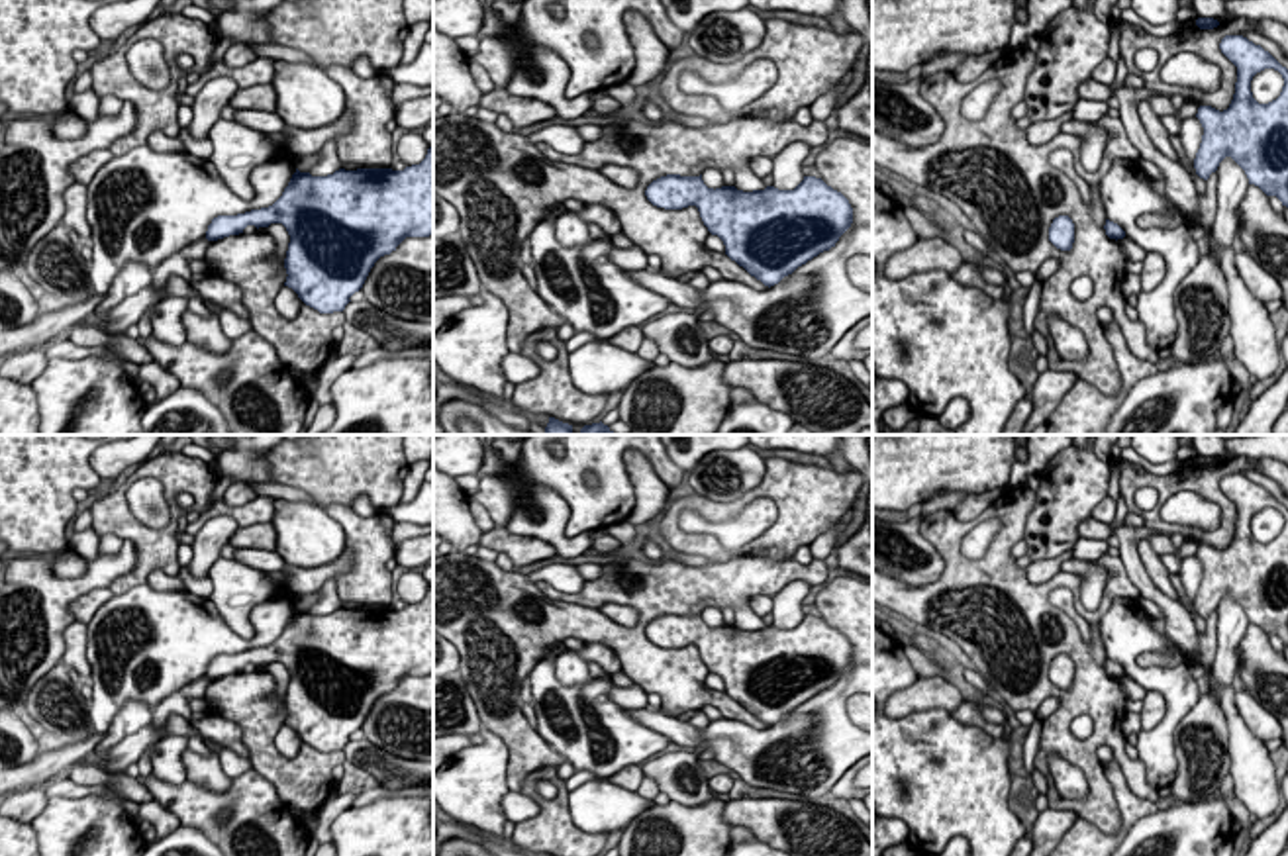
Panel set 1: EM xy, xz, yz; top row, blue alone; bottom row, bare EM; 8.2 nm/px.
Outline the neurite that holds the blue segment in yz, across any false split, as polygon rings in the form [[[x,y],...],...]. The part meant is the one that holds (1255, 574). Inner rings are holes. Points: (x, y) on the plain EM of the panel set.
[[[1225,474],[1219,488],[1237,505],[1235,533],[1223,550],[1198,547],[1204,574],[1194,597],[1196,613],[1208,619],[1219,601],[1231,595],[1249,623],[1288,646],[1288,507],[1243,474]],[[1264,507],[1278,509],[1284,525],[1276,539],[1259,543],[1251,519]]]

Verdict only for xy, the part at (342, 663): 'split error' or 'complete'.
complete

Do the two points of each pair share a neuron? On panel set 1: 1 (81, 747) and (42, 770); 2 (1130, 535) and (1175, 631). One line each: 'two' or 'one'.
1: one
2: one

